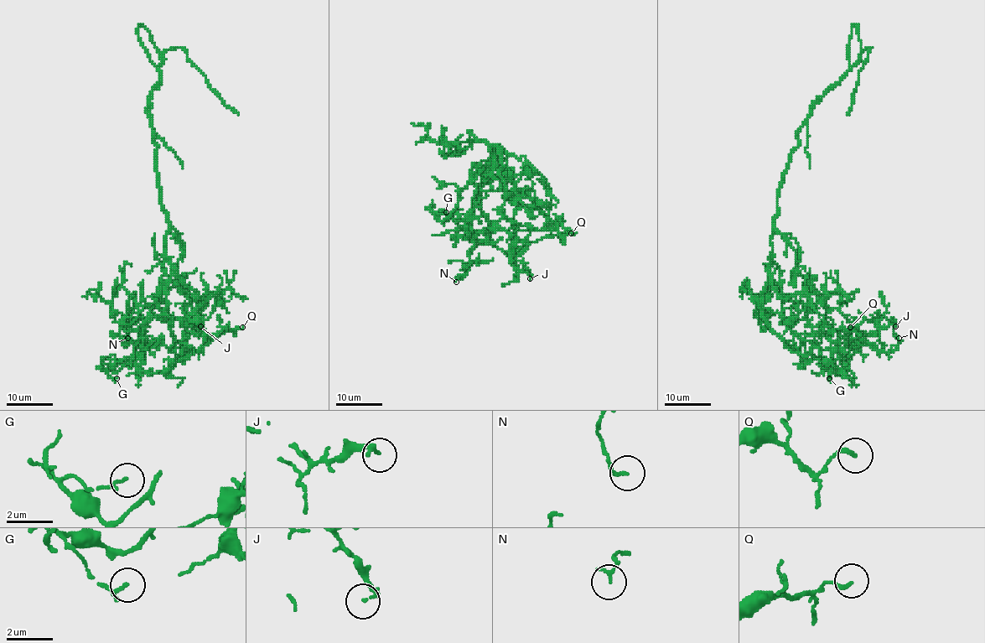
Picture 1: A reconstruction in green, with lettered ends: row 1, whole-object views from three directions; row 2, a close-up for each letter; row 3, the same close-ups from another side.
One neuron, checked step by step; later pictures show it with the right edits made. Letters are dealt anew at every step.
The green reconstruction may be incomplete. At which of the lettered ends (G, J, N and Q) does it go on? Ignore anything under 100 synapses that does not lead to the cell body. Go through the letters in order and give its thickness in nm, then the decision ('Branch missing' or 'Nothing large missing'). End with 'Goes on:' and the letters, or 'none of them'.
G: Thickness 120 nm. Nothing large missing
J: Thickness 180 nm. Nothing large missing
N: Thickness 160 nm. Nothing large missing
Q: Thickness 180 nm. Nothing large missing
Goes on: none of them

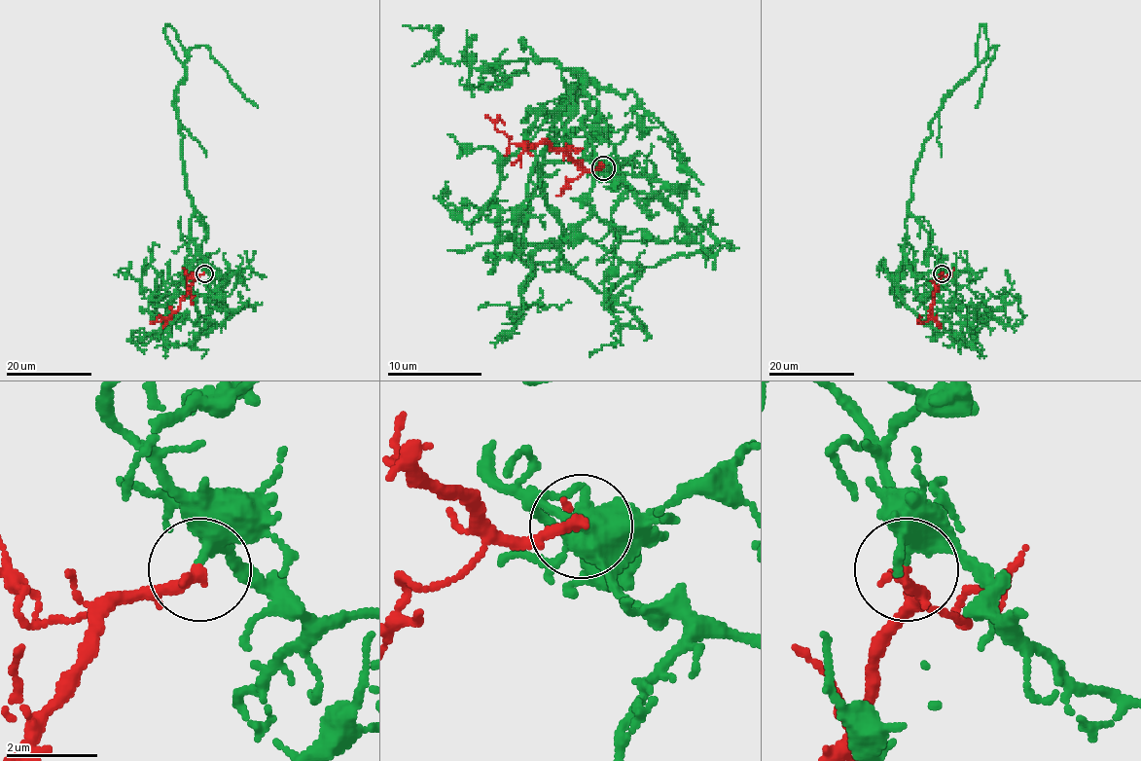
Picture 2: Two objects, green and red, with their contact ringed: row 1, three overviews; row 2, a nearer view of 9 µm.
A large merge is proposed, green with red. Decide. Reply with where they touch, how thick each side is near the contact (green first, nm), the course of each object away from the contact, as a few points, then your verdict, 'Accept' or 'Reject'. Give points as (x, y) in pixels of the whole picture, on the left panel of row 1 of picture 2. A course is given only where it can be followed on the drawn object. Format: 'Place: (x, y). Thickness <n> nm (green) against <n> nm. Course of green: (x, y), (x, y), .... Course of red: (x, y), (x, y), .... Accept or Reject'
Place: (204, 273). Thickness 440 nm (green) against 280 nm. Course of green: (204, 272), (196, 253), (207, 227), (185, 187), (177, 126), (175, 90), (188, 52), (205, 46), (257, 107). Course of red: (204, 272), (196, 276), (180, 307), (167, 317), (155, 322), (159, 315). Reject

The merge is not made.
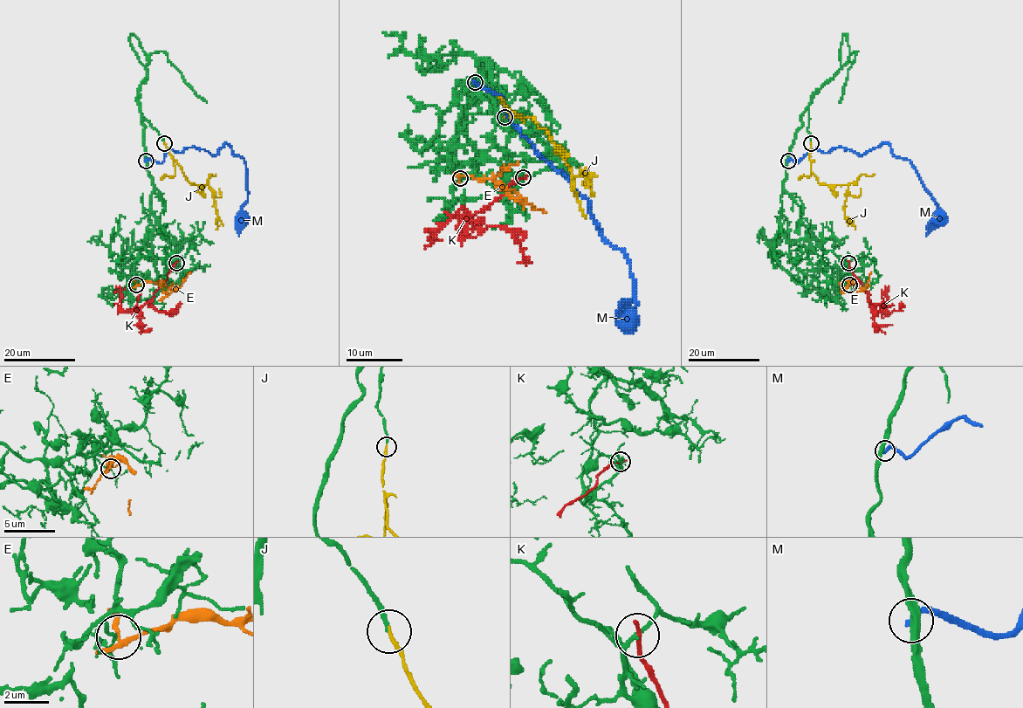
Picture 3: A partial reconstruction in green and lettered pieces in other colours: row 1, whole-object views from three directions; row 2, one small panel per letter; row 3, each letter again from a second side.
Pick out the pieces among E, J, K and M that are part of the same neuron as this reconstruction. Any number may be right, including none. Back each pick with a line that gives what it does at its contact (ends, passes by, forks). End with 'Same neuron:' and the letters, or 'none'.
J: It ends there
Same neuron: J

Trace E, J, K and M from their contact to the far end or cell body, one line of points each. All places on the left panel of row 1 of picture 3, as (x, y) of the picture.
E: (136, 285), (161, 282), (168, 289), (176, 290), (190, 272)
J: (164, 143), (188, 181), (208, 186), (213, 194), (216, 230)
K: (175, 262), (168, 278), (144, 304), (172, 314), (180, 302)
M: (146, 160), (161, 162), (169, 148), (192, 147), (215, 154), (226, 143), (244, 160), (248, 200), (239, 236)

